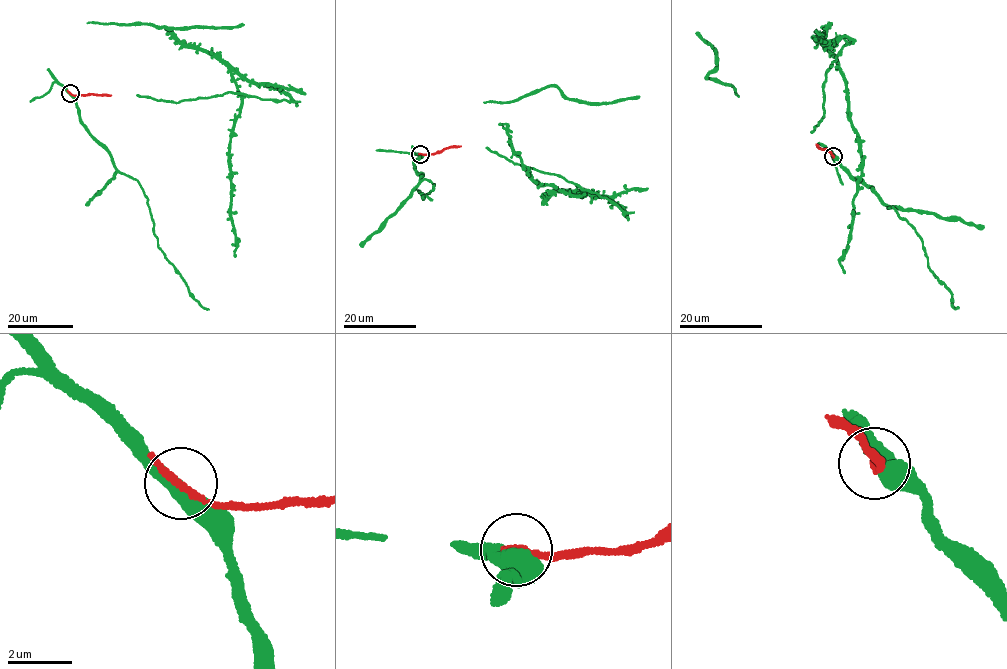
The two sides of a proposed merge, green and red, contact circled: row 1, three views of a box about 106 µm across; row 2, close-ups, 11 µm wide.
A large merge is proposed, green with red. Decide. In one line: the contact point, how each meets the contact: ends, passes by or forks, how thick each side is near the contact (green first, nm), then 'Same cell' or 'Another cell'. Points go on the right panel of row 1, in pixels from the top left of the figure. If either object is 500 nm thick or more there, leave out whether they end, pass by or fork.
Place: (833, 156). At the ring green passes by. At the ring red passes by. Thickness 480 nm (green) against 200 nm. Same cell

